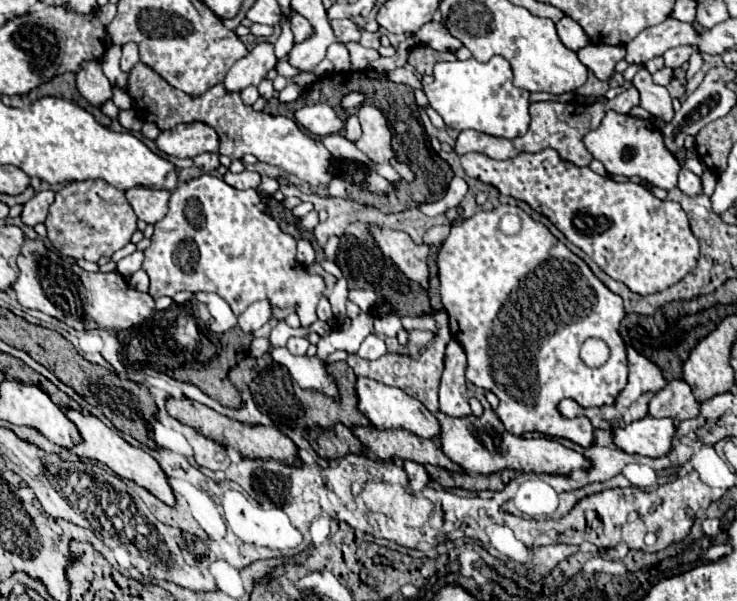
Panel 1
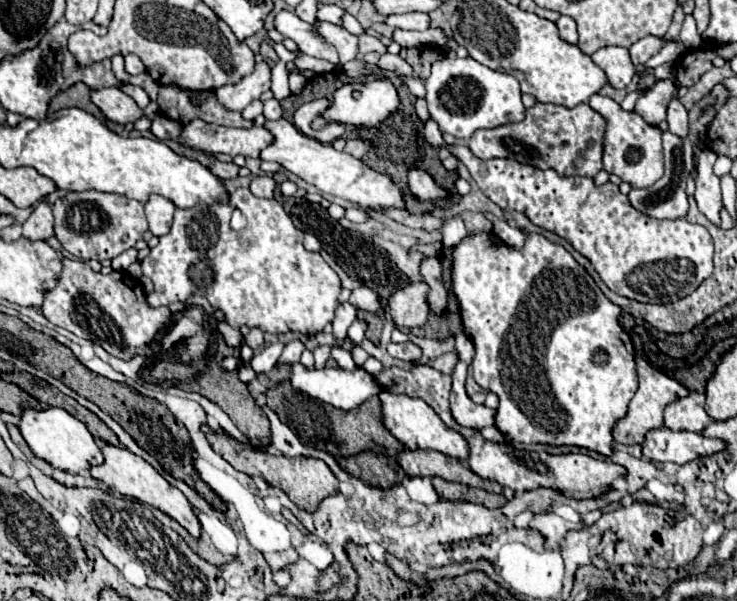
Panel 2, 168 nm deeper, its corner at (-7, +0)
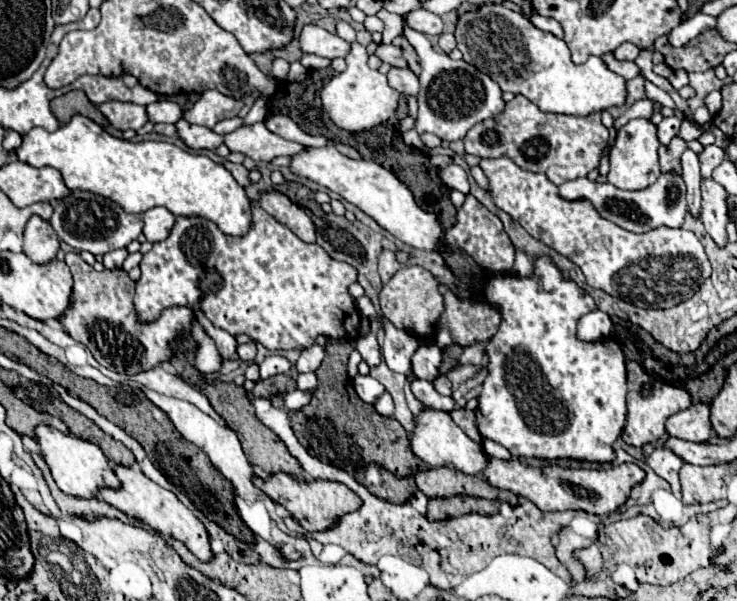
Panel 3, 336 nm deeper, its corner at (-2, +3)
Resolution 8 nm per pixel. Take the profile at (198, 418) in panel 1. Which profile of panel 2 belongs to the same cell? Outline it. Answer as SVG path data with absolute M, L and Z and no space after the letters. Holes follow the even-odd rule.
M203 427L203 431L207 433L207 439L211 441L213 449L227 459L237 471L243 471L251 477L261 477L265 479L269 485L283 489L291 501L295 501L295 505L299 505L299 509L315 513L315 509L319 507L319 501L323 501L323 497L329 495L337 495L339 493L339 479L333 475L333 471L321 461L321 459L311 459L311 457L297 457L297 459L289 459L289 457L277 457L271 455L267 451L259 451L259 449L251 449L251 451L243 451L237 441L233 437L225 437L217 431L213 431L211 427Z

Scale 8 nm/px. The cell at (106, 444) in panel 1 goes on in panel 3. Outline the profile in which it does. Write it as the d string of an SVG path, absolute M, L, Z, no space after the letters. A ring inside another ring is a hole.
M116 464L114 466L114 474L120 480L120 488L108 488L108 486L100 486L98 488L98 496L100 500L112 504L114 508L126 512L128 516L136 516L142 522L146 522L148 526L152 526L154 530L158 530L160 534L168 534L180 542L184 542L188 546L188 550L198 556L200 560L208 562L212 558L212 550L210 550L210 542L208 542L208 532L204 528L204 524L194 516L194 512L190 512L178 498L174 492L158 486L156 482L152 482L138 466L130 468L124 464Z

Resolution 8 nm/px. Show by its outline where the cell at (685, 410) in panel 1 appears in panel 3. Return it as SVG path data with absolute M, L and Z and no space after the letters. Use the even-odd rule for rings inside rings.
M698 402L686 410L672 414L666 420L666 432L676 438L684 438L692 442L706 442L712 436L708 406L704 402Z

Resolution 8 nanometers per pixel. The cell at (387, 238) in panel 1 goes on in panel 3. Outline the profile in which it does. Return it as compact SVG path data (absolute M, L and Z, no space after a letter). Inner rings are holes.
M440 284L444 298L444 312L436 324L436 344L446 348L450 344L472 346L490 340L498 330L498 312L482 302L460 302L446 284Z

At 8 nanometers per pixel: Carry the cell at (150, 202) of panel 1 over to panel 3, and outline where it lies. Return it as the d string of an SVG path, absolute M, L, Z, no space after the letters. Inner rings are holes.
M158 206L158 208L150 208L142 214L144 220L144 236L148 242L162 242L172 226L174 226L174 214L170 214L170 210Z

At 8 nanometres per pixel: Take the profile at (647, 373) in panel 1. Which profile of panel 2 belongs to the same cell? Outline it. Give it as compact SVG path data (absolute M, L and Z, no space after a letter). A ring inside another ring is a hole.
M637 356L635 358L637 363L637 375L639 375L639 389L635 393L635 397L631 399L629 403L629 411L627 415L615 425L615 431L613 431L613 437L617 443L623 443L623 445L641 445L645 441L645 435L647 431L651 429L659 429L663 425L663 409L671 403L671 401L677 401L677 399L683 399L687 397L689 389L683 387L679 381L667 377L665 373L661 373L659 369L646 361L644 358Z

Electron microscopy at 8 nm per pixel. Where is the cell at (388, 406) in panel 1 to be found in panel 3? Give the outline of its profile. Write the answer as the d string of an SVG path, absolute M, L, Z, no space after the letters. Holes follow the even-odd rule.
M424 408L418 412L418 416L414 416L414 430L408 434L410 440L410 448L412 452L424 460L428 466L450 466L454 470L462 470L464 474L480 474L486 466L486 456L484 450L478 442L470 440L450 418L448 412L440 412L440 410L432 410L432 408Z

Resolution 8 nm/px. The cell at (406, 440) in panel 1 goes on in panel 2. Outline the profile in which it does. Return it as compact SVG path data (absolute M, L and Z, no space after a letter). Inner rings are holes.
M409 451L397 455L397 463L403 467L403 471L409 477L443 477L445 481L455 481L467 487L479 487L487 489L489 493L503 493L503 487L499 483L481 479L479 475L471 473L471 469L465 467L459 459L447 457L439 451Z

